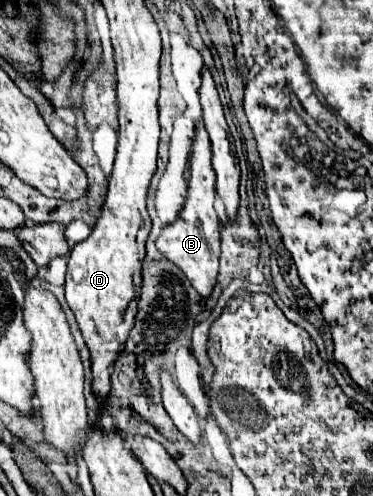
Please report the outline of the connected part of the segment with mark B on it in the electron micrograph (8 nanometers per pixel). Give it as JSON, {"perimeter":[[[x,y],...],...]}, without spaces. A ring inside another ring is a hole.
{"perimeter":[[[199,120],[189,156],[187,198],[177,220],[161,230],[157,238],[157,248],[161,254],[165,254],[173,264],[177,264],[185,272],[185,276],[191,280],[193,288],[201,296],[211,294],[219,268],[219,216],[213,208],[213,200],[215,200],[213,190],[215,190],[215,172],[211,168],[211,140],[207,130],[203,128],[203,122]]]}

